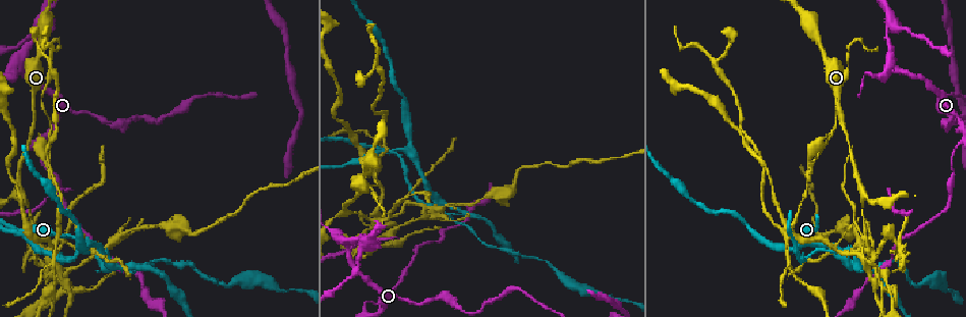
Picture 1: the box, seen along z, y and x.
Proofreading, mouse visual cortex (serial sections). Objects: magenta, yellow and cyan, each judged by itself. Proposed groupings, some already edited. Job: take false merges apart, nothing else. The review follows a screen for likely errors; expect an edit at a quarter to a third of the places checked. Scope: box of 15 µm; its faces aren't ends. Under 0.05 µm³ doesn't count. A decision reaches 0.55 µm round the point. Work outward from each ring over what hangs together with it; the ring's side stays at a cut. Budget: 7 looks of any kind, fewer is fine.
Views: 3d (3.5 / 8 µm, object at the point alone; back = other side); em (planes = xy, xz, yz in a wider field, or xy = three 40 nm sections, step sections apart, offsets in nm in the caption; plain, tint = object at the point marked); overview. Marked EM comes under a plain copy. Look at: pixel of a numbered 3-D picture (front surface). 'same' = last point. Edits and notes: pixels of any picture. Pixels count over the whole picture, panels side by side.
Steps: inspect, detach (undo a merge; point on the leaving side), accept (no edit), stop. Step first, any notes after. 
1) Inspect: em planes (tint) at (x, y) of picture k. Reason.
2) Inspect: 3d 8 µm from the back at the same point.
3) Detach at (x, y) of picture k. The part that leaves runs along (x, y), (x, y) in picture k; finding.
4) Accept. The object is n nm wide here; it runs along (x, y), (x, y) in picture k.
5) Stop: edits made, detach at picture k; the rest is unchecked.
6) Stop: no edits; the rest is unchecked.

Inspect: 3d 3.5 µm at (20, 64) of picture 1. Three arms meet.

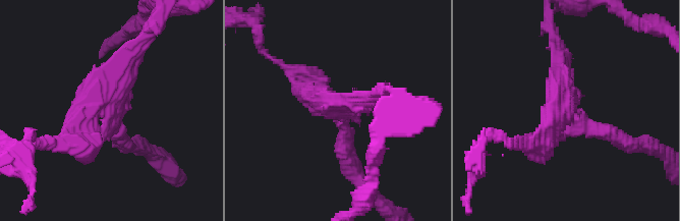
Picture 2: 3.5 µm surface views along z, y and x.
Inspect: em xy step 3 (tint) at (111, 99) of picture 2. Need the tissue.

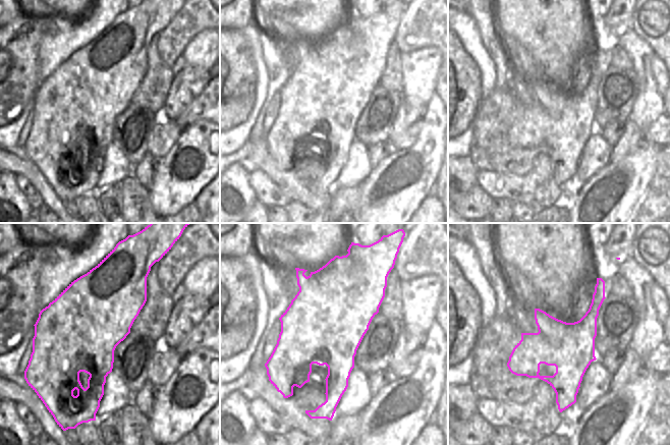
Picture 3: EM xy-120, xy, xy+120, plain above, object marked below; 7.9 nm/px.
Accept. The arms are 200, 300, 300 nm wide; one cell here.

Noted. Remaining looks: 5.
Inspect: 3d 3.5 µm at (42, 161) of picture 1. Thick turns thin.

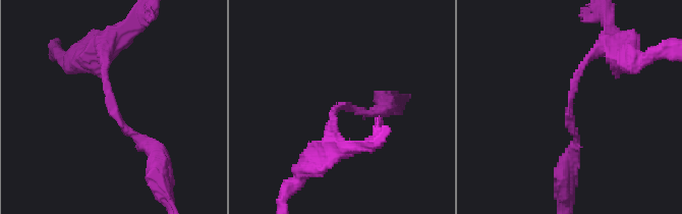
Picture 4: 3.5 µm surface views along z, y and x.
Inspect: em xy step 1 (tint) at (337, 107) of picture 4. The arms are 150, 150 nm wide.

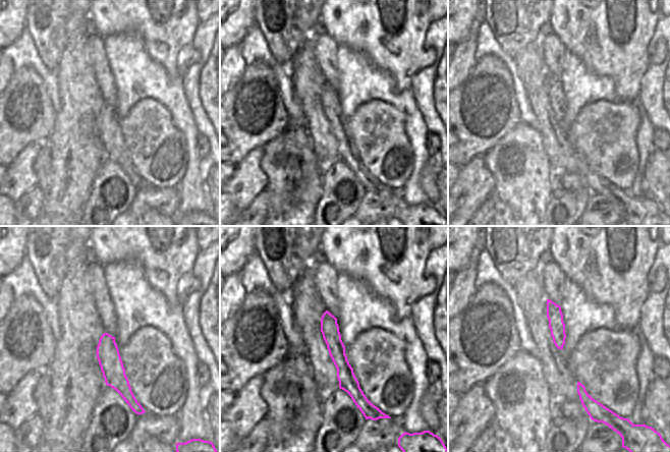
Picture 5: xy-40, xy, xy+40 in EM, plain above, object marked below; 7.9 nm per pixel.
Accept. It runs along (326, 315), (345, 376), (359, 402) in picture 5; all the same cell.

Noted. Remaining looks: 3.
Inspect: 3d 8 µm at (860, 191) of picture 1. Three arms meet.

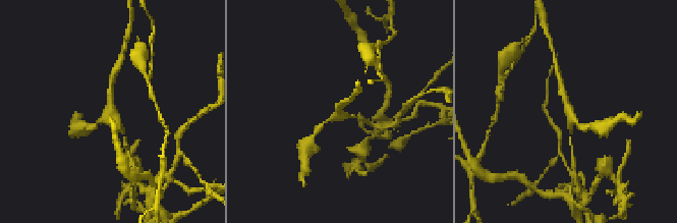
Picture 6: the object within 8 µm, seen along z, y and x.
Inspect: 3d 3.5 µm at (341, 115) of picture 6. Closer look.

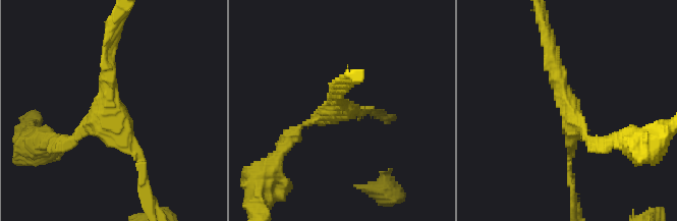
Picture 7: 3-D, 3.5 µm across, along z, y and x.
Inspect: em xy step 1 (tint) at (567, 107) of picture 7. 3 arms meet here; the arms are 150, 150, 200 nm wide.

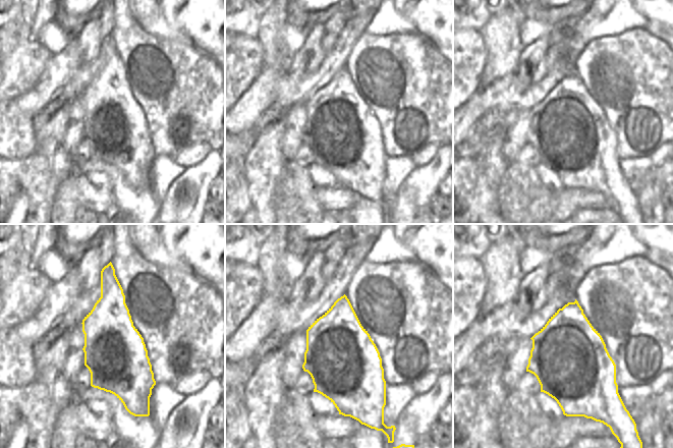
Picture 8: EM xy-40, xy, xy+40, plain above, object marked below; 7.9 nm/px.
Accept. It runs along (109, 42), (109, 108), (137, 167) in picture 7; all the same cell.

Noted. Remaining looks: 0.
Stop: no edits; the rest is unchecked.

